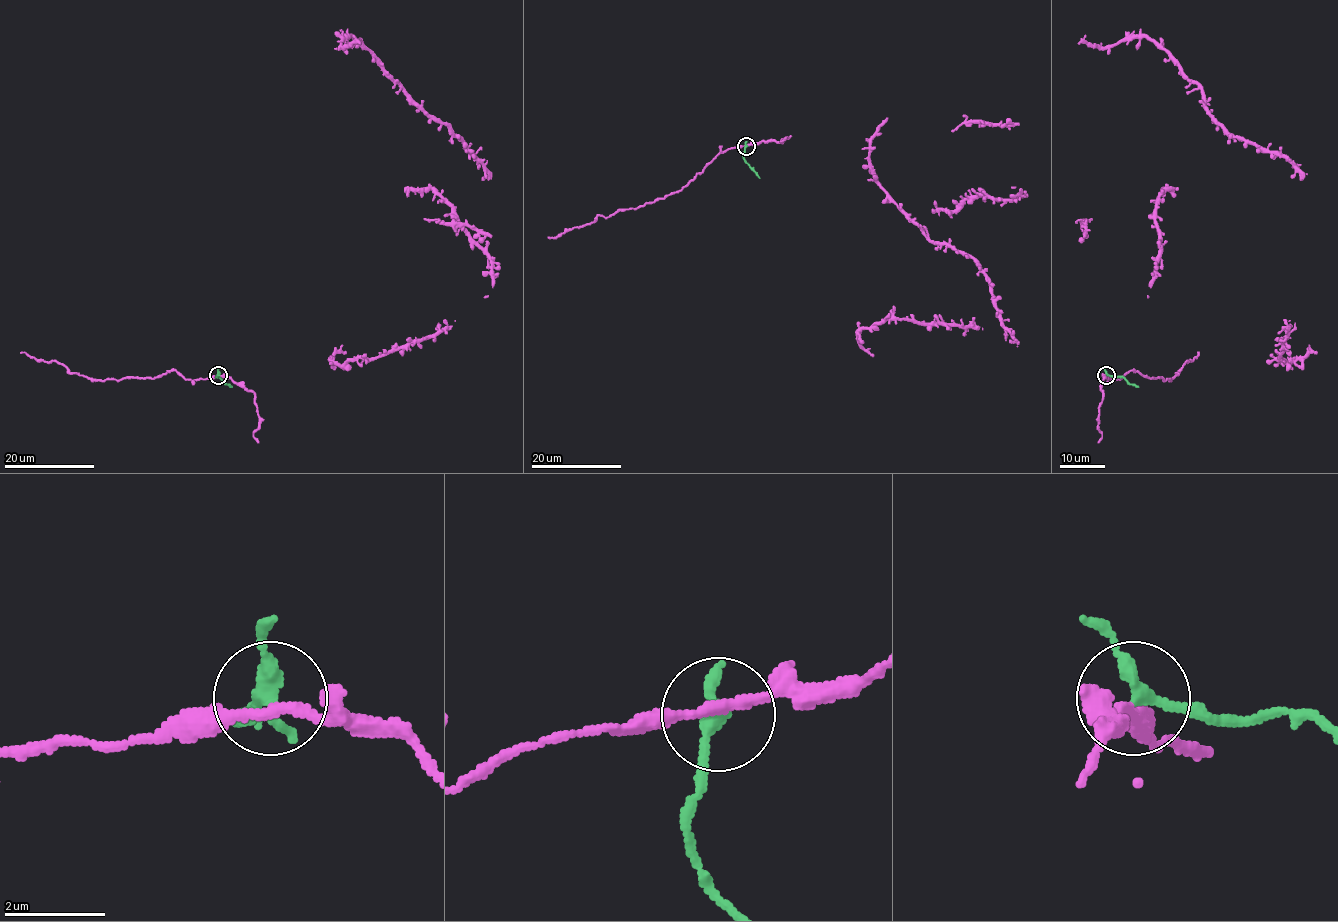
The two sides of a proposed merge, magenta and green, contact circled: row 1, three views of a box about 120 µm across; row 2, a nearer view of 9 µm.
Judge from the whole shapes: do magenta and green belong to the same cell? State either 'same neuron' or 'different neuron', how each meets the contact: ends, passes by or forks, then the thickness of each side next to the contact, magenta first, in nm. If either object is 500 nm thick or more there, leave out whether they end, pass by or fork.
different neuron | magenta passes by | green passes by | 200/260 nm

